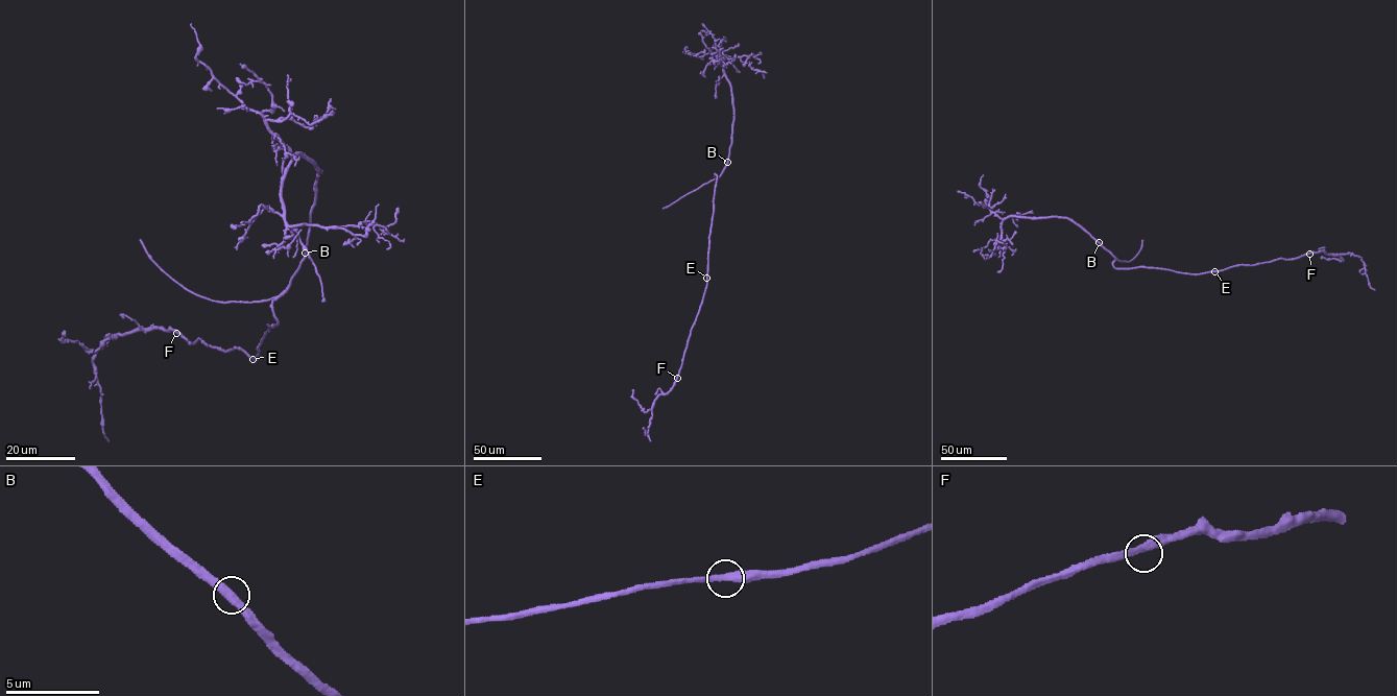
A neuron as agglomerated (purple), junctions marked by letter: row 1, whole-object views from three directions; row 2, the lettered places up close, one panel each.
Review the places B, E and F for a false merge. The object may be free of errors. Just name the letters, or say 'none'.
none

